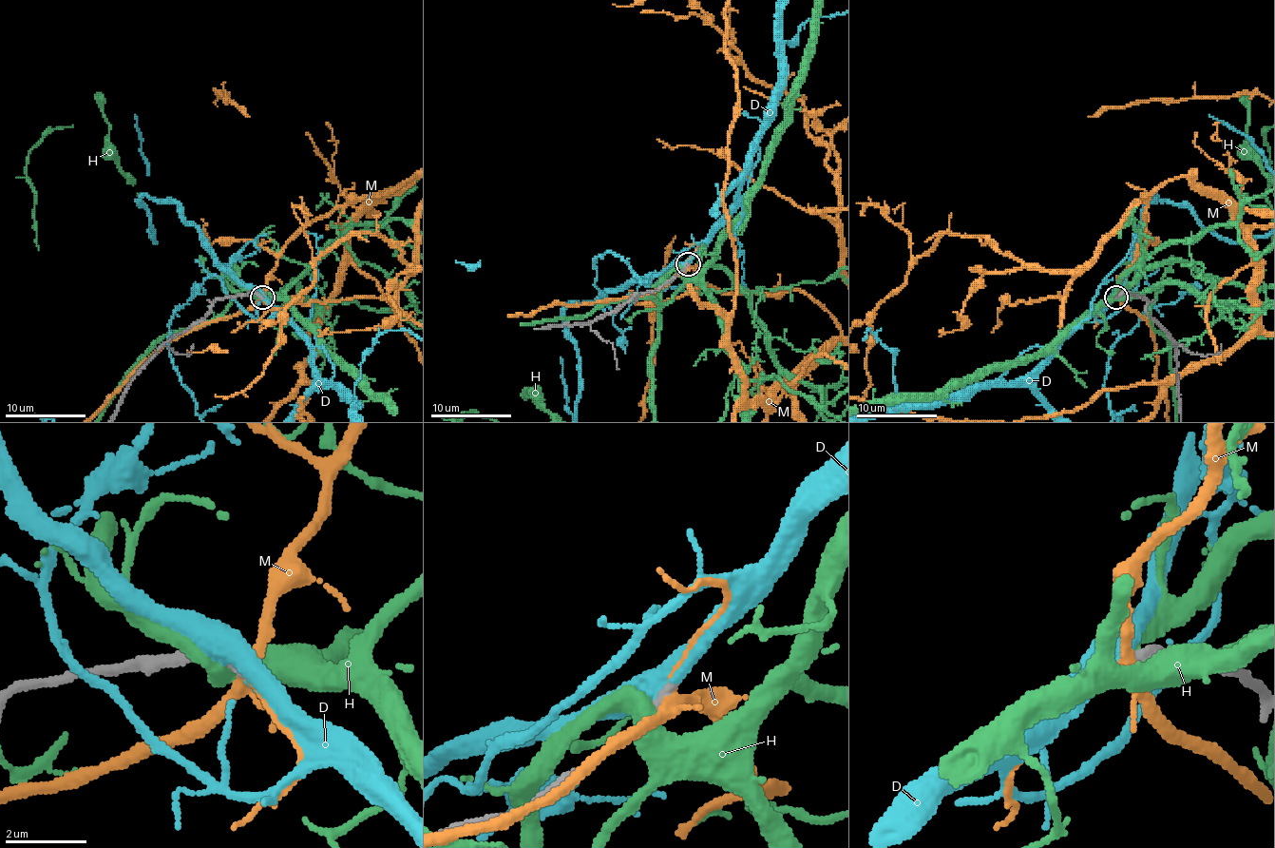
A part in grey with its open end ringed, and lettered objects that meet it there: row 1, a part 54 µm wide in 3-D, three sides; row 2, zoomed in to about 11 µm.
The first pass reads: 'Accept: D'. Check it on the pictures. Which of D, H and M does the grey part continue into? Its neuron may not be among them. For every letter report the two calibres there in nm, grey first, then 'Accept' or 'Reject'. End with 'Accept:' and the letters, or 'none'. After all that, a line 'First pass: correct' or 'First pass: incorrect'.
D: Thickness 320 nm (grey) against 550 nm. Accept
H: Thickness 360 nm (grey) against 550 nm. Reject
M: Thickness 300 nm (grey) against 280 nm. Reject
Accept: D
First pass: correct

